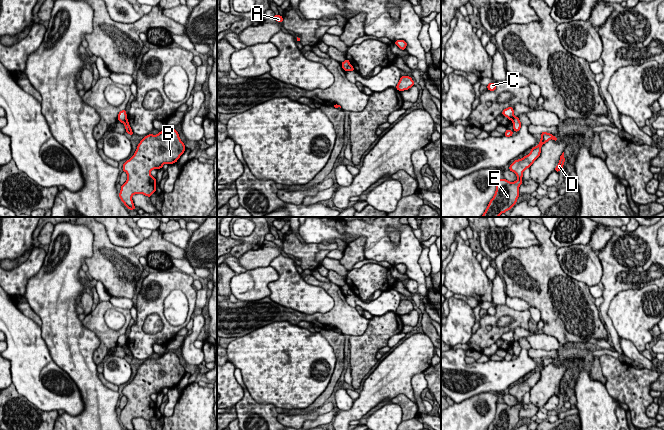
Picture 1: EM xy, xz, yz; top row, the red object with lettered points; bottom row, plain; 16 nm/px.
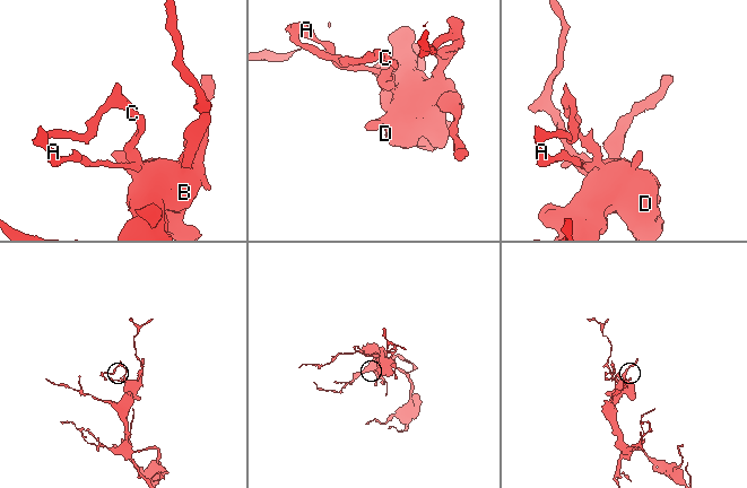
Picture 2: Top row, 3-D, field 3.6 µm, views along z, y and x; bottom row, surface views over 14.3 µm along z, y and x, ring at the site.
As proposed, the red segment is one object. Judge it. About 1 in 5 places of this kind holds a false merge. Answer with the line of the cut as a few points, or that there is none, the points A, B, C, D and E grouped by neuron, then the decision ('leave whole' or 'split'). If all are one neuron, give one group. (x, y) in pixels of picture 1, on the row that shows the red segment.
cut xy (126, 117), (122, 122); groups A C / B D E; split

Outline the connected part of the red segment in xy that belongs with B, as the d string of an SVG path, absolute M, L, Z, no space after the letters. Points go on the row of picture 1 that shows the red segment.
M173 127L164 129L157 135L145 136L138 144L134 155L122 167L128 175L119 193L124 205L129 210L136 209L132 200L134 194L151 197L156 191L157 182L150 172L162 168L165 163L176 163L185 149Z

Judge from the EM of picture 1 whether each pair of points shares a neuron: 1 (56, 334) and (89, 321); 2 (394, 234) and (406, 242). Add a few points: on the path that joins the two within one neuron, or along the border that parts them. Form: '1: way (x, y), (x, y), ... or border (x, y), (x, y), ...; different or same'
1: border (81, 321), (100, 339); different
2: border (388, 227), (388, 237), (396, 246); different

